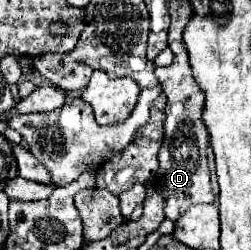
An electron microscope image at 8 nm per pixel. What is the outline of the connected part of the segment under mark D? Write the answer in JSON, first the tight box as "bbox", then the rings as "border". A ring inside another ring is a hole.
{"bbox":[153,30,215,220],"border":[[[183,30],[169,32],[169,48],[175,58],[167,68],[155,68],[155,76],[167,96],[165,106],[165,140],[159,150],[159,170],[153,178],[153,186],[167,200],[165,216],[169,220],[177,220],[187,208],[193,204],[211,204],[215,194],[211,192],[209,170],[207,170],[207,146],[209,132],[201,120],[203,114],[203,90],[195,86],[191,78],[191,66],[187,58],[187,48],[183,44]]]}

